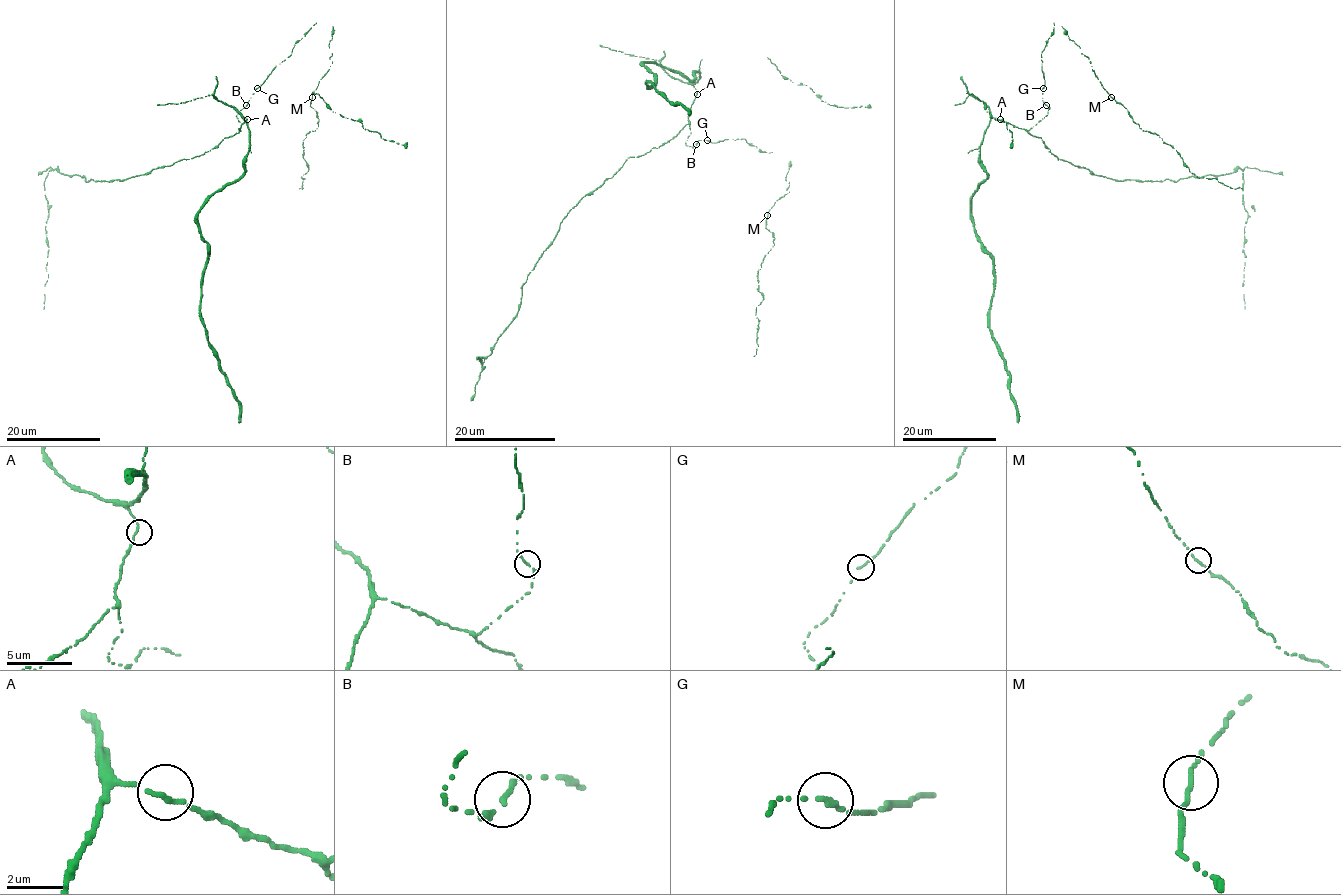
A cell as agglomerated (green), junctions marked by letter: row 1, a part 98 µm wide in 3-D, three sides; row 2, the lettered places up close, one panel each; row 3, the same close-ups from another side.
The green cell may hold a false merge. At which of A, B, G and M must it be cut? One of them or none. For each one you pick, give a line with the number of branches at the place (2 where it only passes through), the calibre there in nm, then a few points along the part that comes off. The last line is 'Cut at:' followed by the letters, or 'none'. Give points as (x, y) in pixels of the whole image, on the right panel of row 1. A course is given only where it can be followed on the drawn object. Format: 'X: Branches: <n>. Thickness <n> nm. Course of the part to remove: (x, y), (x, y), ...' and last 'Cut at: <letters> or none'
M: Branches: 2. Thickness 160 nm. Course of the part to remove: (1112, 97), (1123, 106), (1140, 128), (1158, 134), (1170, 145), (1196, 176), (1215, 178), (1233, 188), (1242, 188)
Cut at: M

